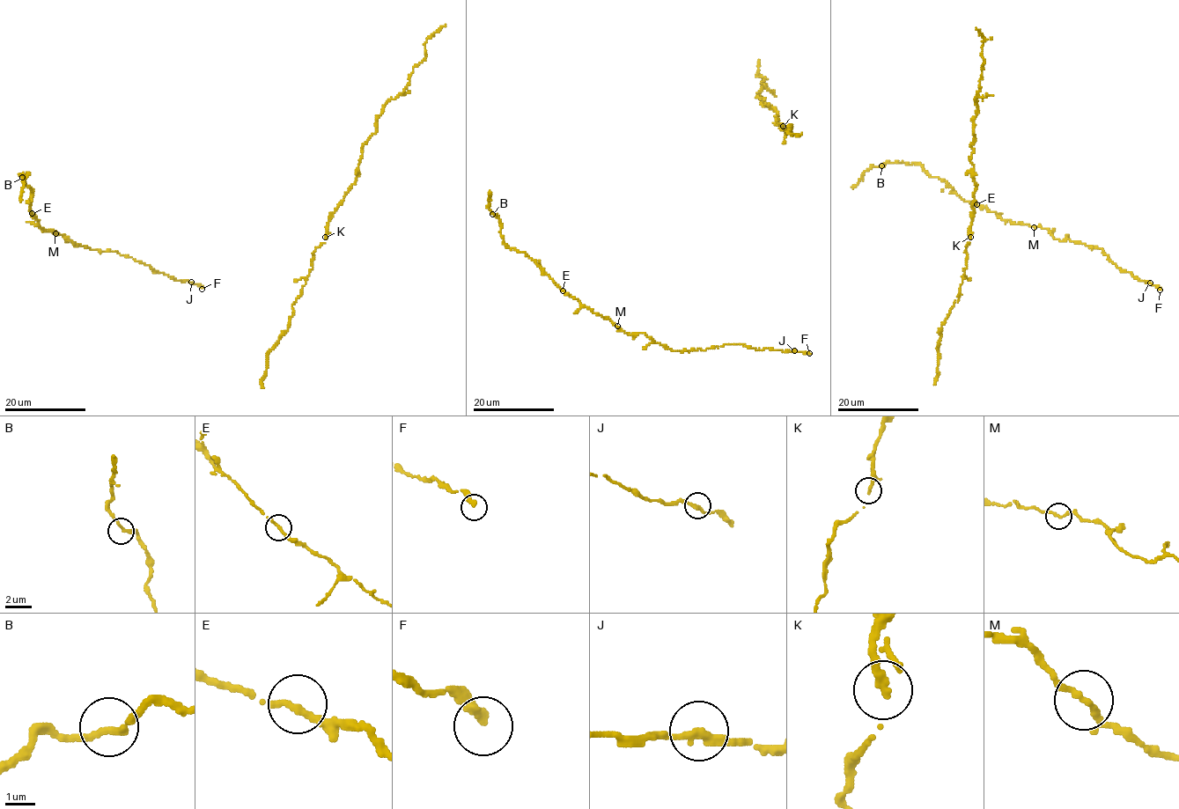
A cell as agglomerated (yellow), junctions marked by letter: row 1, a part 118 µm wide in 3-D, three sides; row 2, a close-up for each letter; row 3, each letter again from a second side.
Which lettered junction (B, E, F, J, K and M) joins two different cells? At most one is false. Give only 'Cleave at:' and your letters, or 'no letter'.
Cleave at: no letter

